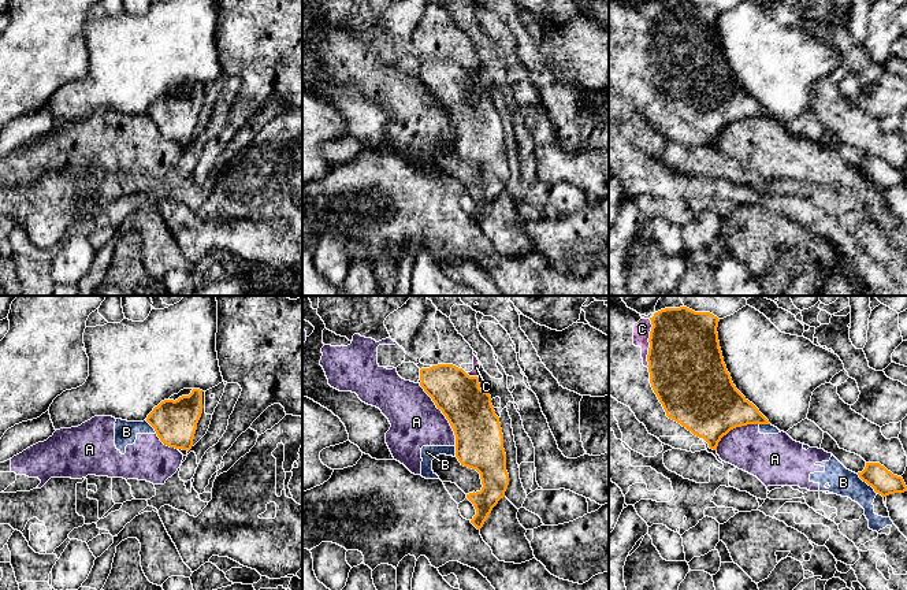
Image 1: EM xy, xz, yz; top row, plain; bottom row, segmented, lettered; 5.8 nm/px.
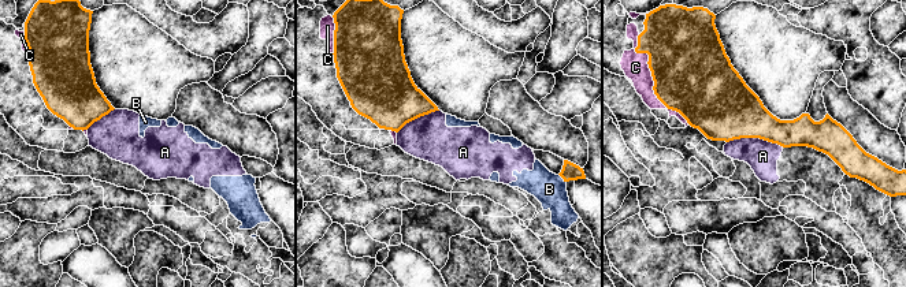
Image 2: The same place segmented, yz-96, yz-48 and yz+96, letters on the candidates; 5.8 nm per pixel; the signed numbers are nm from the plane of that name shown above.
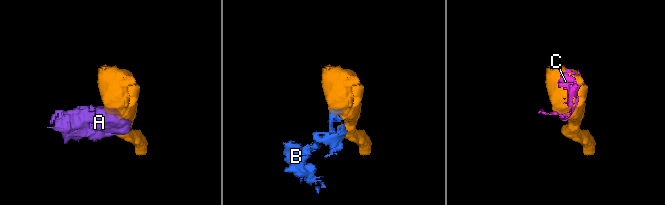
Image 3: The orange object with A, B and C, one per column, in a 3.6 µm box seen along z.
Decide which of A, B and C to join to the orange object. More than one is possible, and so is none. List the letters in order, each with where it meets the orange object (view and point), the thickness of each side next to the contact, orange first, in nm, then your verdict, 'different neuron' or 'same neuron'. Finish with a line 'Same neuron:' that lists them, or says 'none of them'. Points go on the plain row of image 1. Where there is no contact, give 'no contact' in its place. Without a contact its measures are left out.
A: xz (443, 107) | 280/300 nm | different neuron
B: yz (868, 177) | 150/160 nm | different neuron
C: yz (649, 34) | 440/100 nm | same neuron
Same neuron: C

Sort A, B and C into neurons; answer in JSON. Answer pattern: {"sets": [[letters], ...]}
{"sets": [["A", "B"], ["C"]]}

